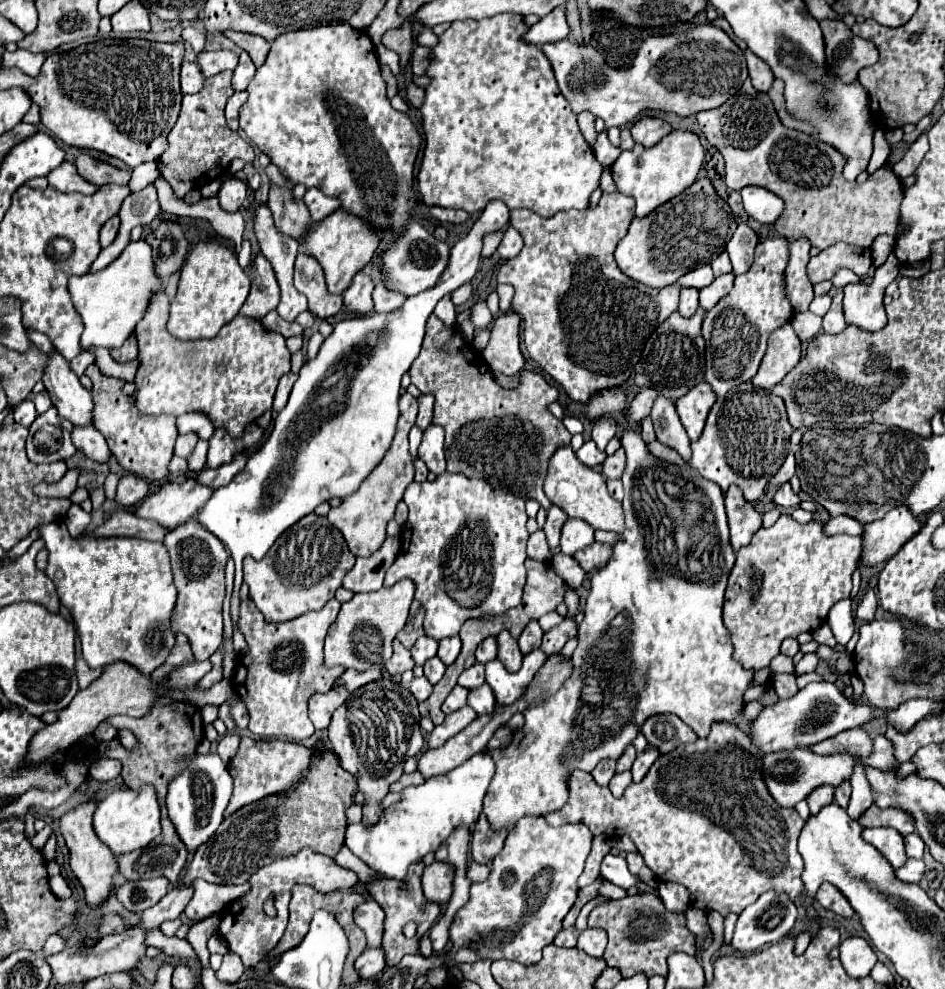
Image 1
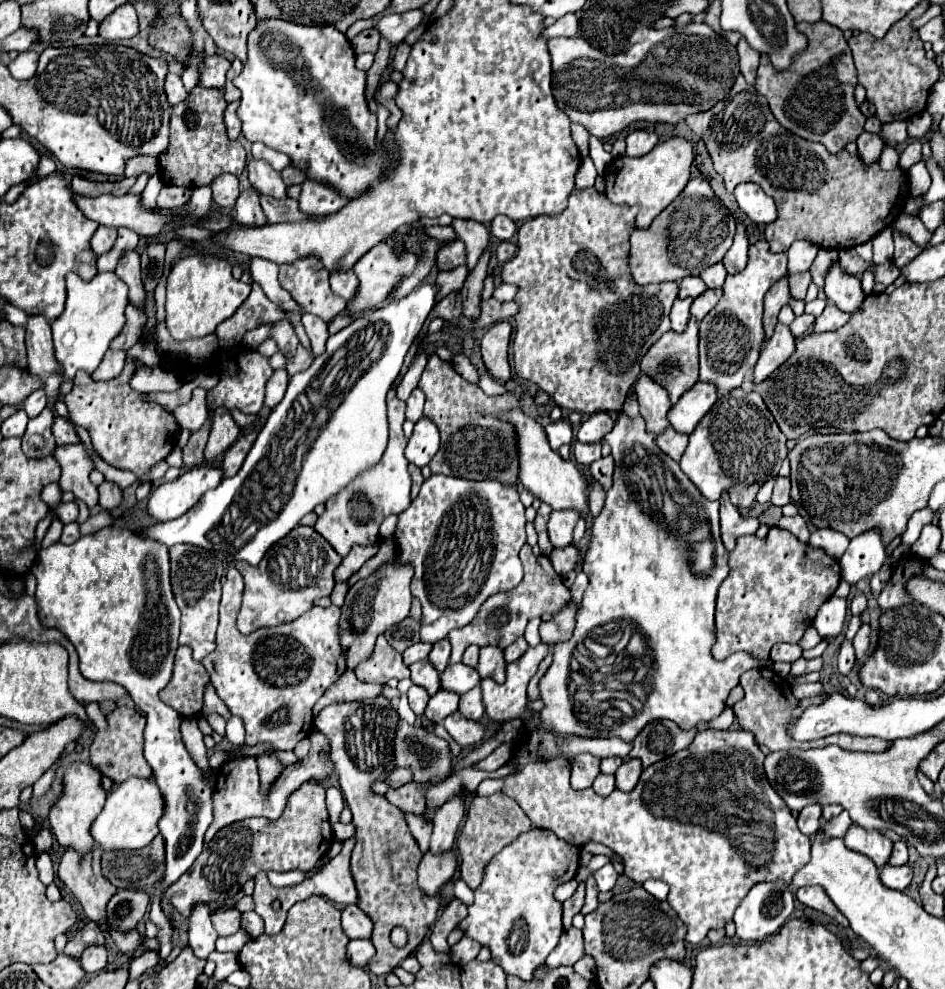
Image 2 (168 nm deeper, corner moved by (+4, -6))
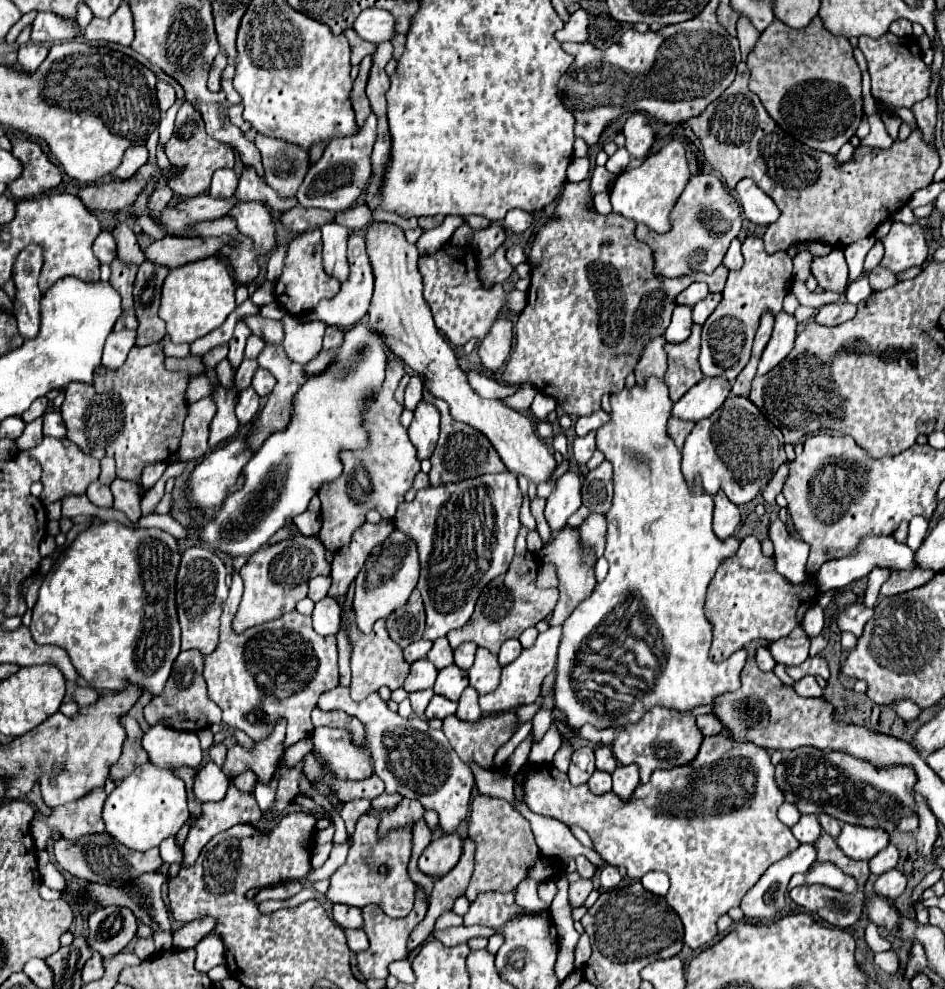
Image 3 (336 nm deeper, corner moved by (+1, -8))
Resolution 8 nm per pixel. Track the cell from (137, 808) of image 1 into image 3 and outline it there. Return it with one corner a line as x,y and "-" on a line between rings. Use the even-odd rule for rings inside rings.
152,763
140,765
132,775
122,779
104,803
102,819
106,833
134,851
148,851
158,847
166,837
176,835
190,817
186,783
168,769
160,769

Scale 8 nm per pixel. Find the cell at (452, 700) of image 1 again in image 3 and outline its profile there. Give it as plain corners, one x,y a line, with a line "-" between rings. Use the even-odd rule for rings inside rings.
434,695
430,705
426,707
426,719
446,719
448,715
456,713
456,703
442,697
442,695

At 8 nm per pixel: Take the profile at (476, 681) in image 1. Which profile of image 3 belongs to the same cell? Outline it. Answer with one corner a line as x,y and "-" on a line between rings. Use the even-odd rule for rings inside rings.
450,665
450,667
444,667
438,671
438,679
434,685
434,691
438,695
448,697
450,701
458,701
466,687
468,687
466,671
462,671
458,665

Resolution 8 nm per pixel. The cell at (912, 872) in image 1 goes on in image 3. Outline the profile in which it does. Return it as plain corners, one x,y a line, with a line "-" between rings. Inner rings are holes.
892,869
892,871
882,873
882,875
876,879
874,891
880,893
880,895
886,895
886,897
890,897
890,899
896,899
898,895
904,893
906,883
908,883
906,875
904,875
902,871
898,871
898,869

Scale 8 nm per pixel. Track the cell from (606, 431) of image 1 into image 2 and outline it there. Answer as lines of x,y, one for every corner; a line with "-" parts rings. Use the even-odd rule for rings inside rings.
595,413
591,417
587,417
579,431
577,431
577,439
581,443
587,443
587,441
601,441
605,433
609,433
613,429
613,419
607,415
607,413

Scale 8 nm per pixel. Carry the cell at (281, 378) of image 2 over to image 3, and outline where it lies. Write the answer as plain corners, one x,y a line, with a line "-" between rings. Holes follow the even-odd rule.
258,369
256,371
256,375
254,375
254,379
252,379
252,387
256,389
256,393
260,395
260,397
268,397
270,395
270,391
274,389
274,385
276,385
276,379
274,379
274,375
270,373
270,371
266,371
266,369

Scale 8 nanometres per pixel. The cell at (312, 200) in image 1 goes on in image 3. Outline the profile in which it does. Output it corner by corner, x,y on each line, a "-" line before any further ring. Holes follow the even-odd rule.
372,113
356,135
344,137
344,139
332,139
326,145
320,161
310,167
304,183
300,185
300,189
296,193
298,203
306,209
308,207
318,207
318,209
326,209
326,211
350,209
358,201
358,197
362,195
366,185
370,183
370,175
372,175
370,151
374,147
376,137
378,137
376,135
376,115

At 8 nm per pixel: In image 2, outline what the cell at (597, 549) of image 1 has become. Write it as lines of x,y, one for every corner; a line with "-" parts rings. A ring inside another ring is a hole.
573,545
563,547
563,549
553,549
549,555
549,561
555,565
555,571
559,575
565,575
571,569
577,569
579,561
581,561
581,551
575,549

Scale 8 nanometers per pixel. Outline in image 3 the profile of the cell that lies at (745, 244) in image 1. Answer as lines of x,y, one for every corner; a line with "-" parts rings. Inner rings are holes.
734,239
734,241
730,243
730,249
728,249
726,257
724,257
724,265
726,265
726,267
728,267
730,271
736,271
736,269
742,269
742,263
744,263
744,257
742,257
742,253
740,253
740,247
742,247
740,239

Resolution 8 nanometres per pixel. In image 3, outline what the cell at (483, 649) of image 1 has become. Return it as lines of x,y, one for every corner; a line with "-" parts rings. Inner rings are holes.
462,643
456,651
454,651
454,663
462,669
470,669
474,665
474,651
476,651
476,645
474,643

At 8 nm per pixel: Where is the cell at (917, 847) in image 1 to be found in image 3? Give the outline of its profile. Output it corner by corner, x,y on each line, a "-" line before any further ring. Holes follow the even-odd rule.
888,845
874,859
870,859
870,871
874,875
882,875
882,873
894,869
898,865
898,861
900,861
900,849
896,845

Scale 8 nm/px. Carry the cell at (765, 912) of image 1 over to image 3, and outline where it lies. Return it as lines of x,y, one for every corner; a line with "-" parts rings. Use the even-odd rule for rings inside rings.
806,843
806,845
800,845
792,855
780,859
778,863
774,863
760,879
758,883
742,897
742,903
740,903
740,909
744,911
744,917
752,923
768,923
768,921
776,921
780,919
784,907
786,907
786,895
788,895
788,881
794,873
800,873
800,871
806,871
812,861
816,859
816,843

